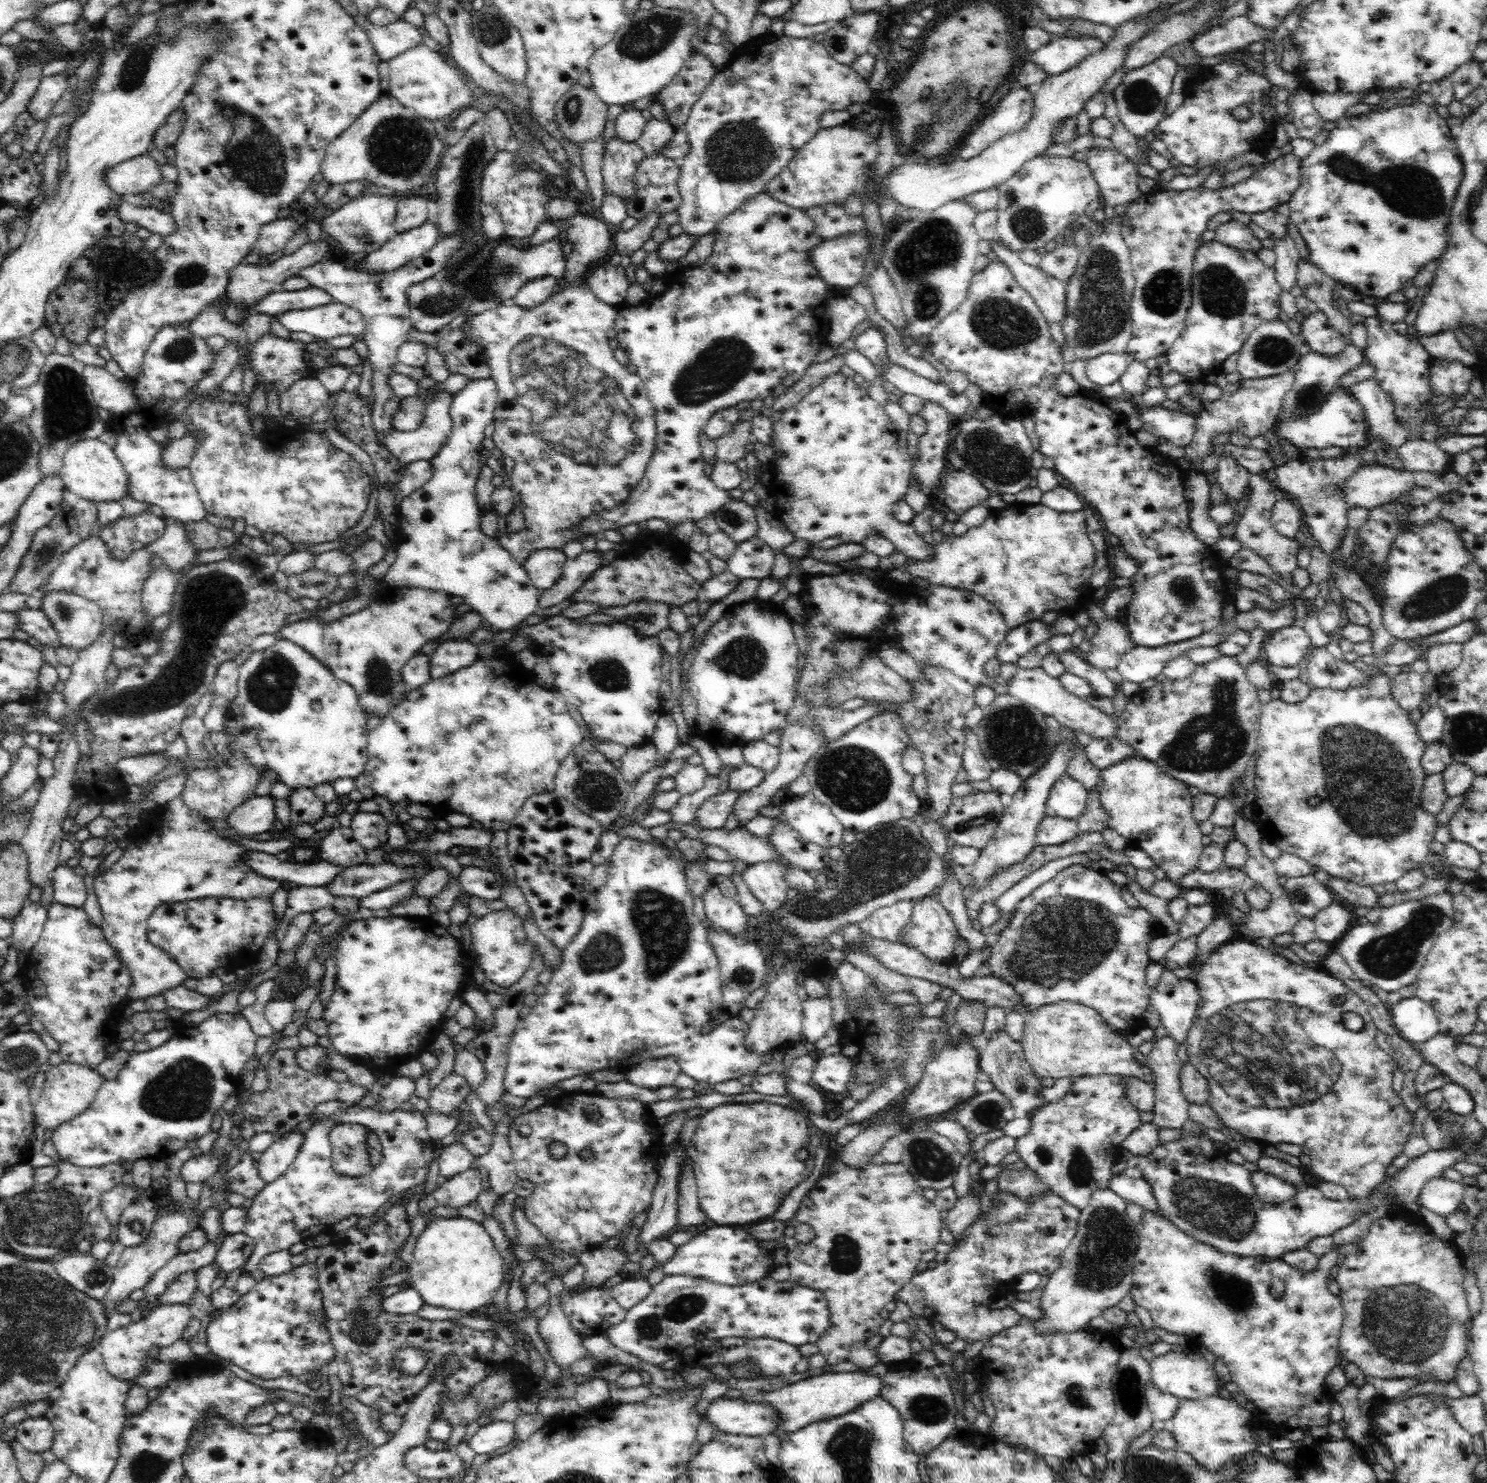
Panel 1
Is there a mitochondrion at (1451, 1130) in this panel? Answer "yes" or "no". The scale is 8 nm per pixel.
yes

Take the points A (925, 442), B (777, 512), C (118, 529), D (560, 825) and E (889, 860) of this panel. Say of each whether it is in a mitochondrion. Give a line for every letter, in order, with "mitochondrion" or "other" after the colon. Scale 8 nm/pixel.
A: other
B: other
C: other
D: other
E: mitochondrion

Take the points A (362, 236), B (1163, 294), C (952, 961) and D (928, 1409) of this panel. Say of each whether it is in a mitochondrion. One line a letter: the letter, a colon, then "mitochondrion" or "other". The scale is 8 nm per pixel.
A: mitochondrion
B: mitochondrion
C: other
D: mitochondrion

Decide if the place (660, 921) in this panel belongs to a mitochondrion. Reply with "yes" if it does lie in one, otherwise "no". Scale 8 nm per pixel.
yes

